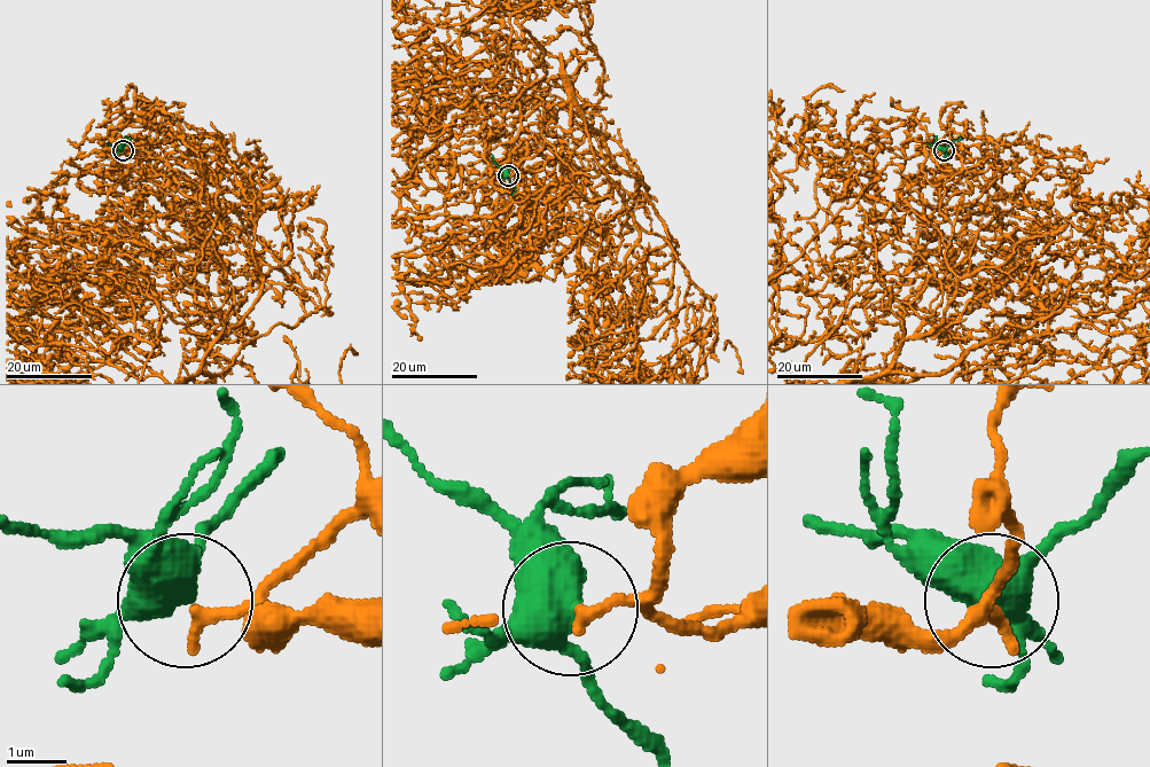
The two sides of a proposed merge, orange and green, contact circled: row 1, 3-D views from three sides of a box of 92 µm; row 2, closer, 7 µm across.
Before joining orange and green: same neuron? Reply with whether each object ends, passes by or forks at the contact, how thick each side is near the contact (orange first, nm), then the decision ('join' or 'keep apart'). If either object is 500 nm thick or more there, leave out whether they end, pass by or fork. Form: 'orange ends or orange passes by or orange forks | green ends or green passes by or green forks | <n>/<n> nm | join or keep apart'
orange ends | green forks | 220/440 nm | join

